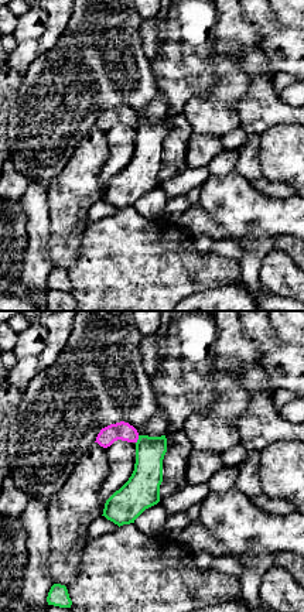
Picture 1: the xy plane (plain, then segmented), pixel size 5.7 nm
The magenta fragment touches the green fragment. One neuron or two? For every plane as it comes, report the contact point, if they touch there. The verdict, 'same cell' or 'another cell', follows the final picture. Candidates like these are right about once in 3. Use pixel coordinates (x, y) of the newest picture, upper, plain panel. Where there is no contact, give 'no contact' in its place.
(137, 122)

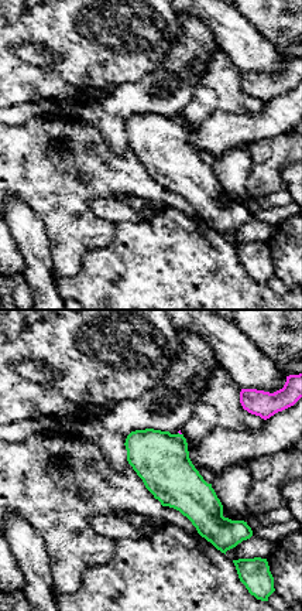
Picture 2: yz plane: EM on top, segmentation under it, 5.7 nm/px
(179, 116)

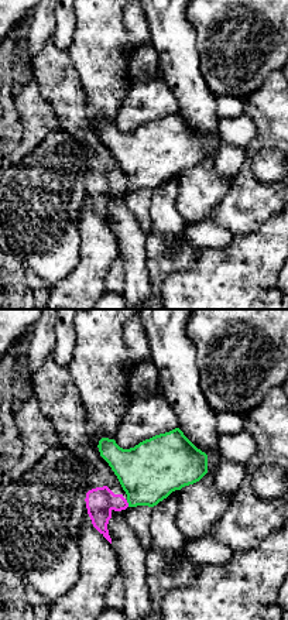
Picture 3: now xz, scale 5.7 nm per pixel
(127, 187)

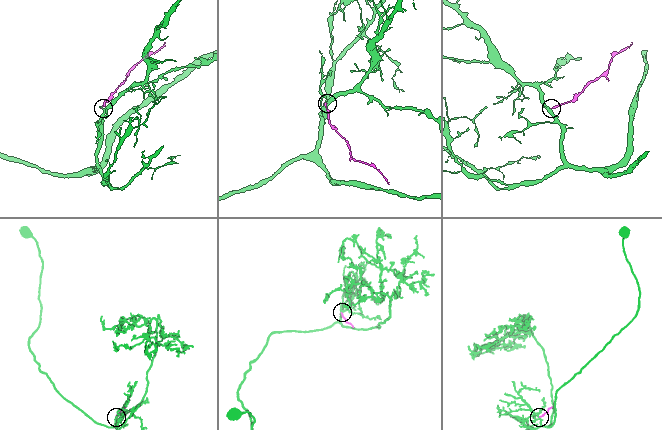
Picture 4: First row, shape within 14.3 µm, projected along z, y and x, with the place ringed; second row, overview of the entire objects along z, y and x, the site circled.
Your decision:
another cell

